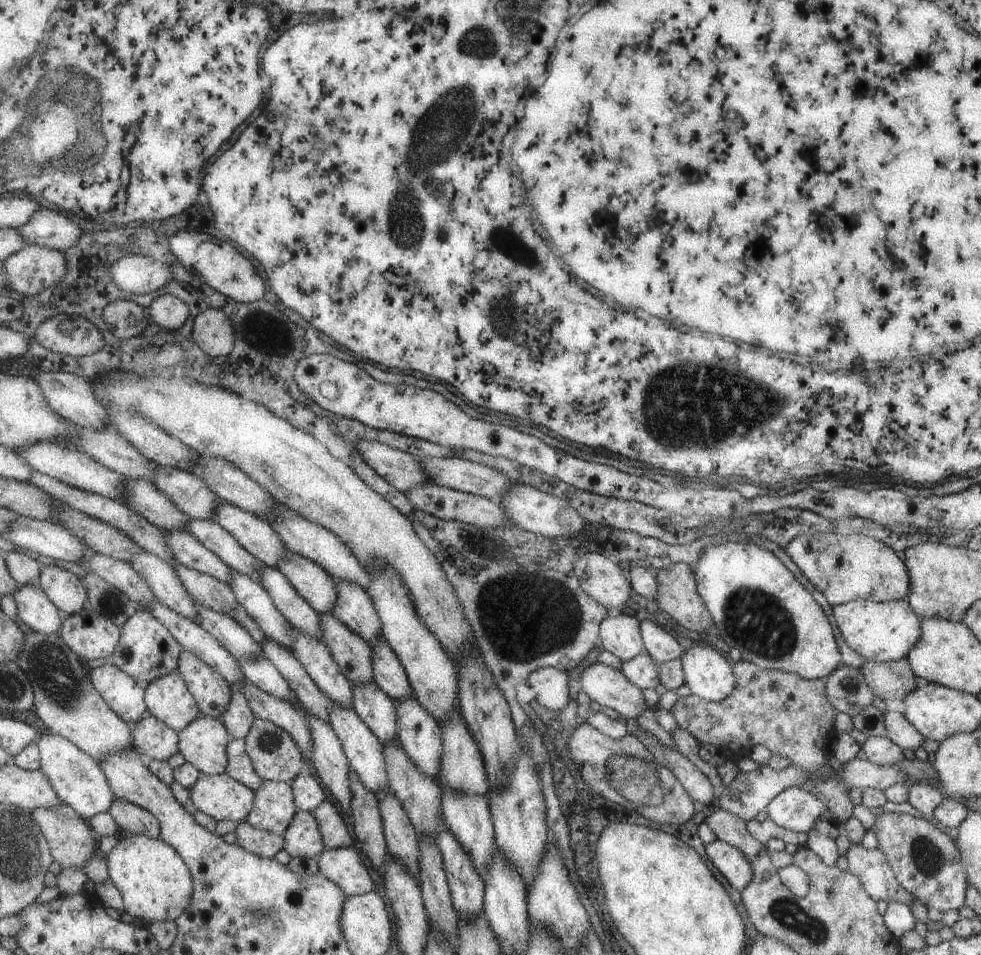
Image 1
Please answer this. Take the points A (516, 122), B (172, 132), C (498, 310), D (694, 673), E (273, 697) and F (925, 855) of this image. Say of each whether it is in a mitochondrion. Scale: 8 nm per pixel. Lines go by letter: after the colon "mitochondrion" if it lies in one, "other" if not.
A: other
B: other
C: mitochondrion
D: other
E: other
F: mitochondrion

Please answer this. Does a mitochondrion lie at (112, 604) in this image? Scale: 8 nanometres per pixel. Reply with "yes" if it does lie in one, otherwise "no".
yes

